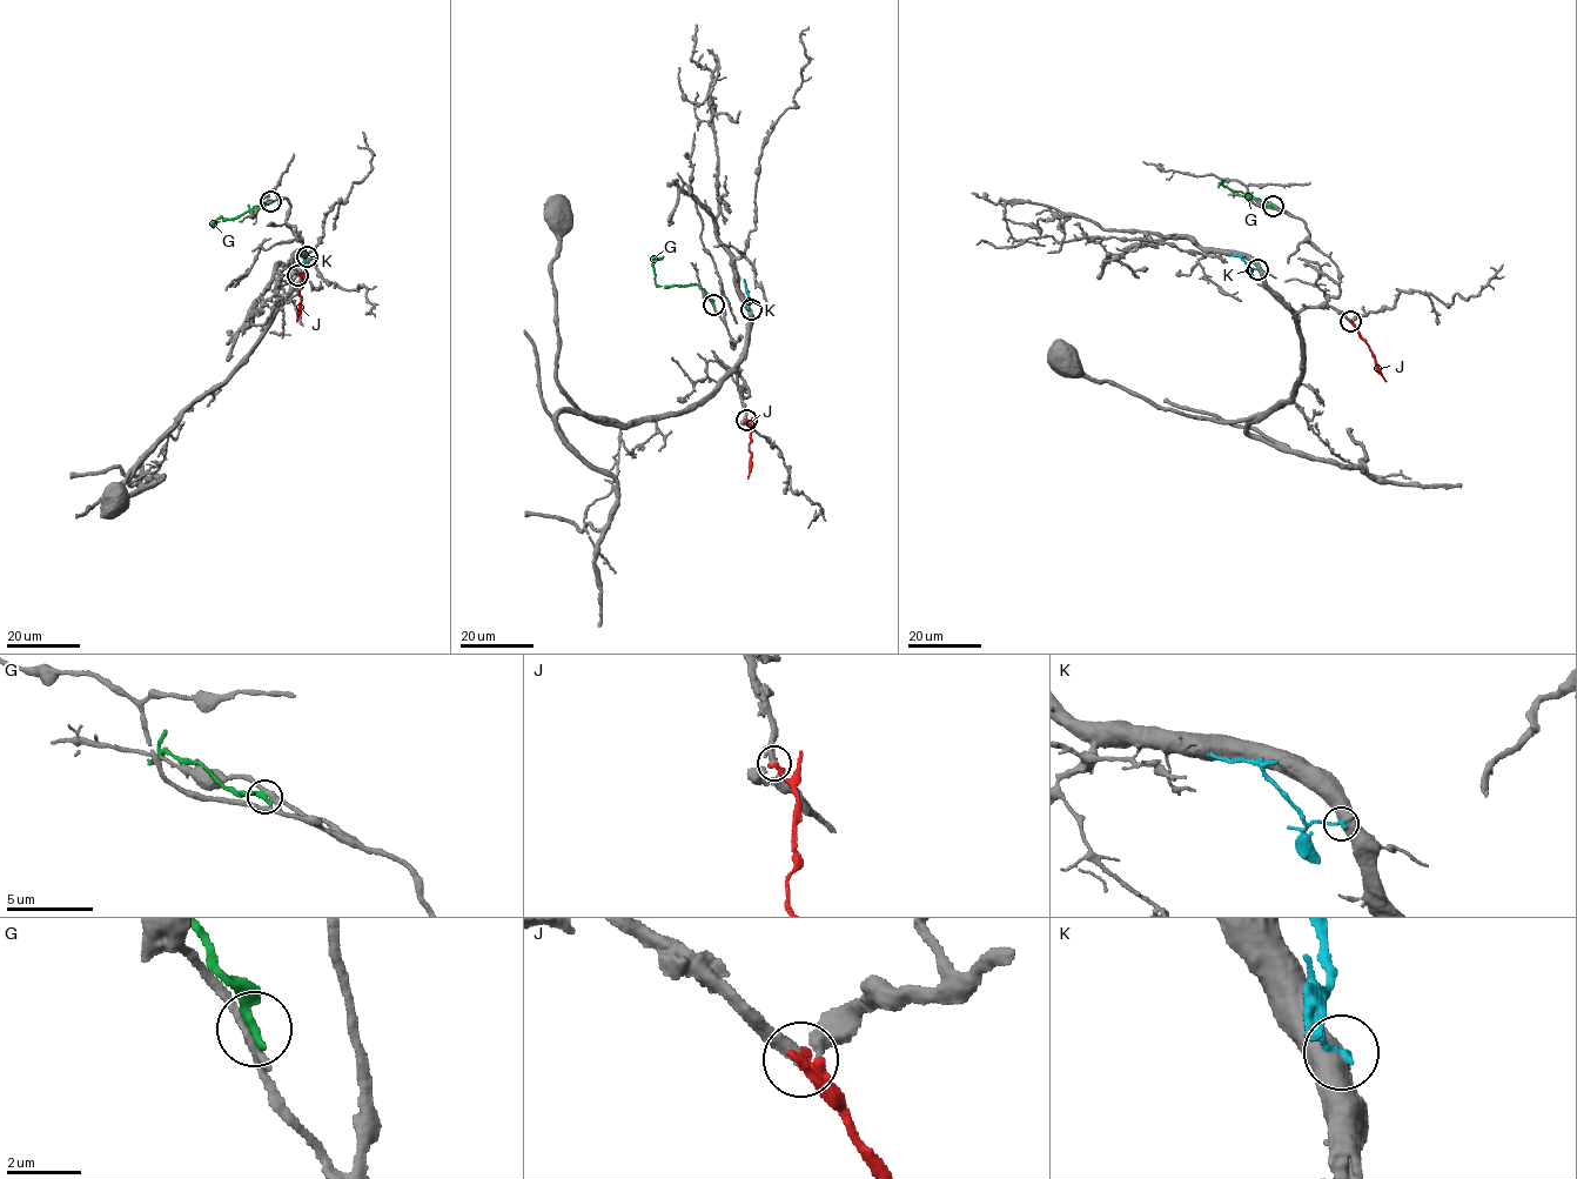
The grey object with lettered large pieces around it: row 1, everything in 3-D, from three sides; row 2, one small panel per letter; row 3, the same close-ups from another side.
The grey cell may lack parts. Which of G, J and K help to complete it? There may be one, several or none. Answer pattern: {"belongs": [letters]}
{"belongs": ["J"]}

